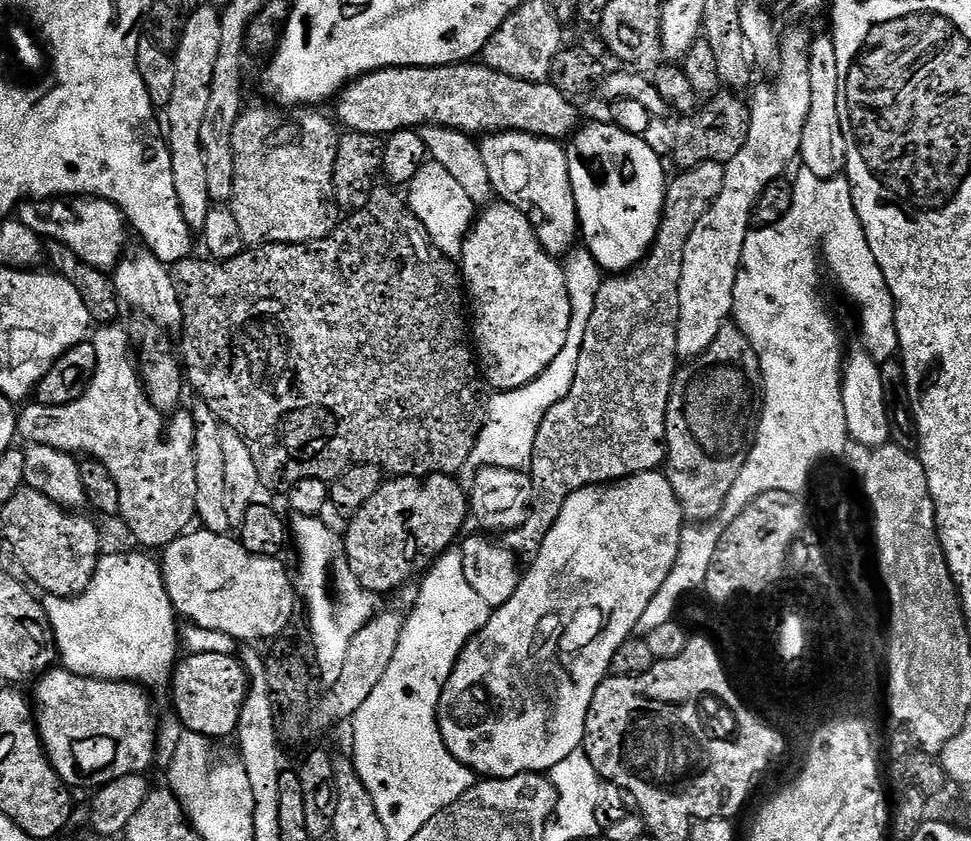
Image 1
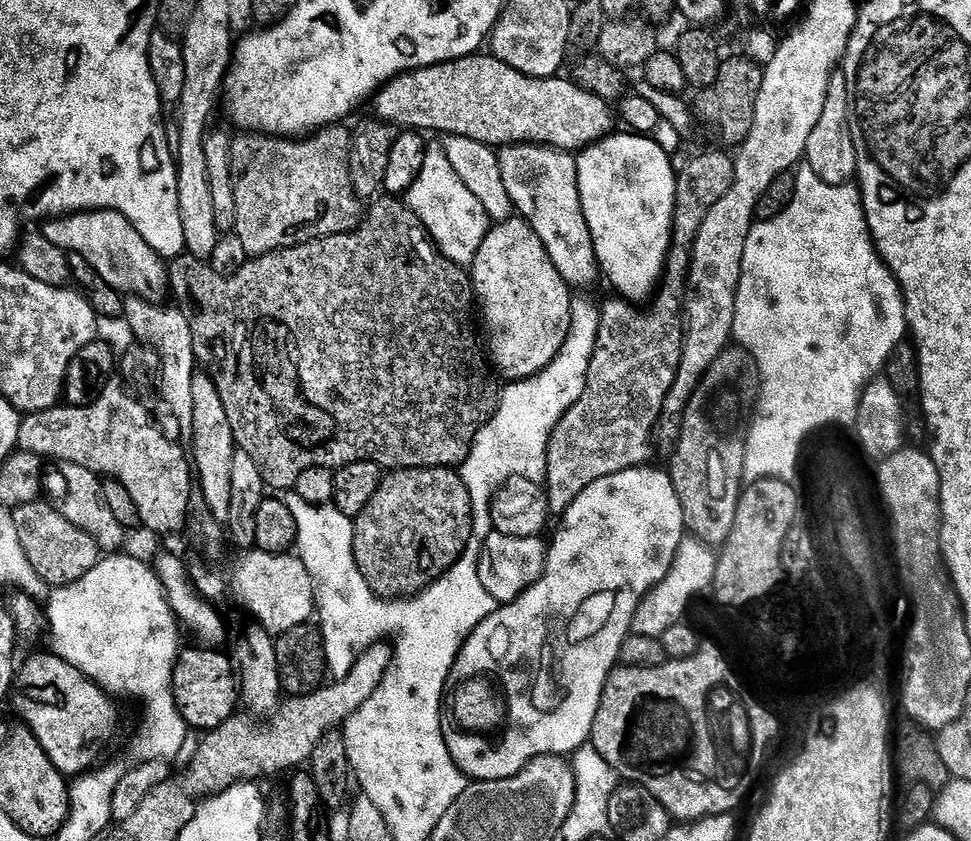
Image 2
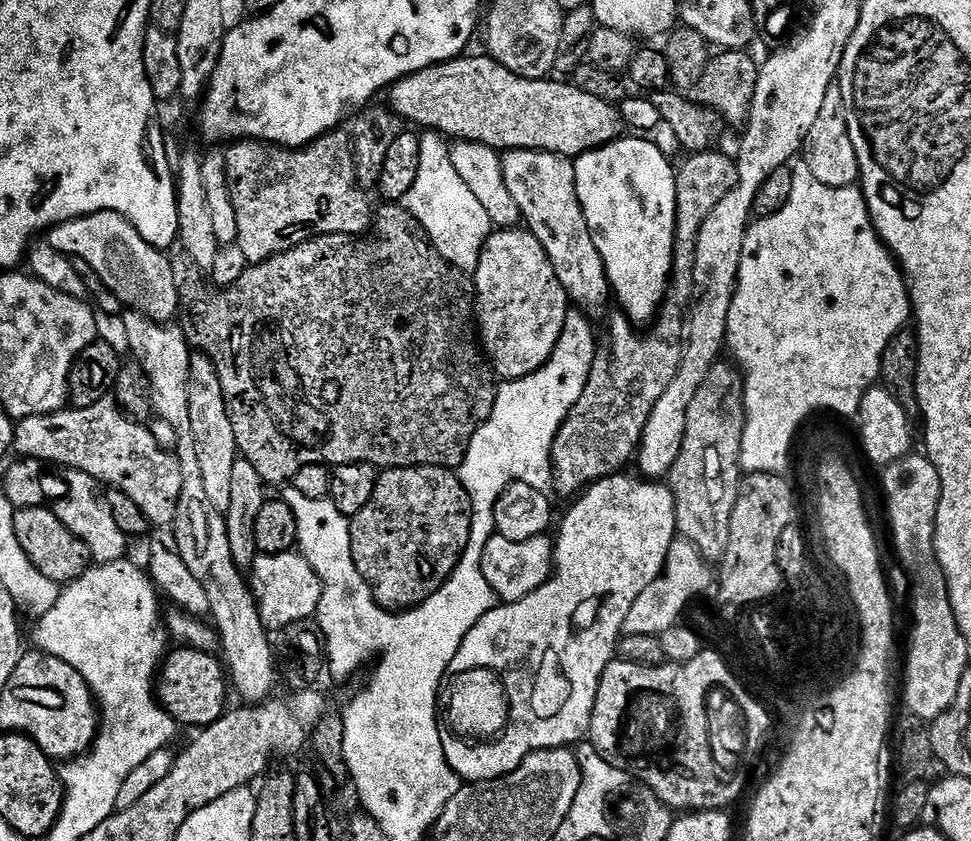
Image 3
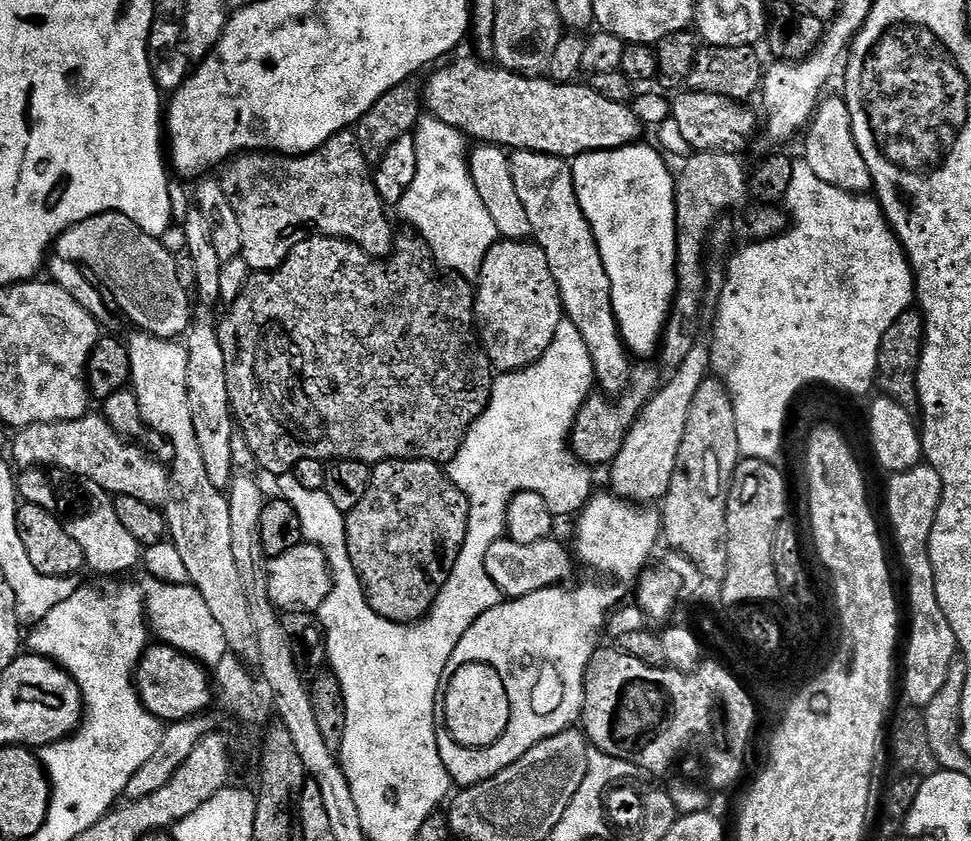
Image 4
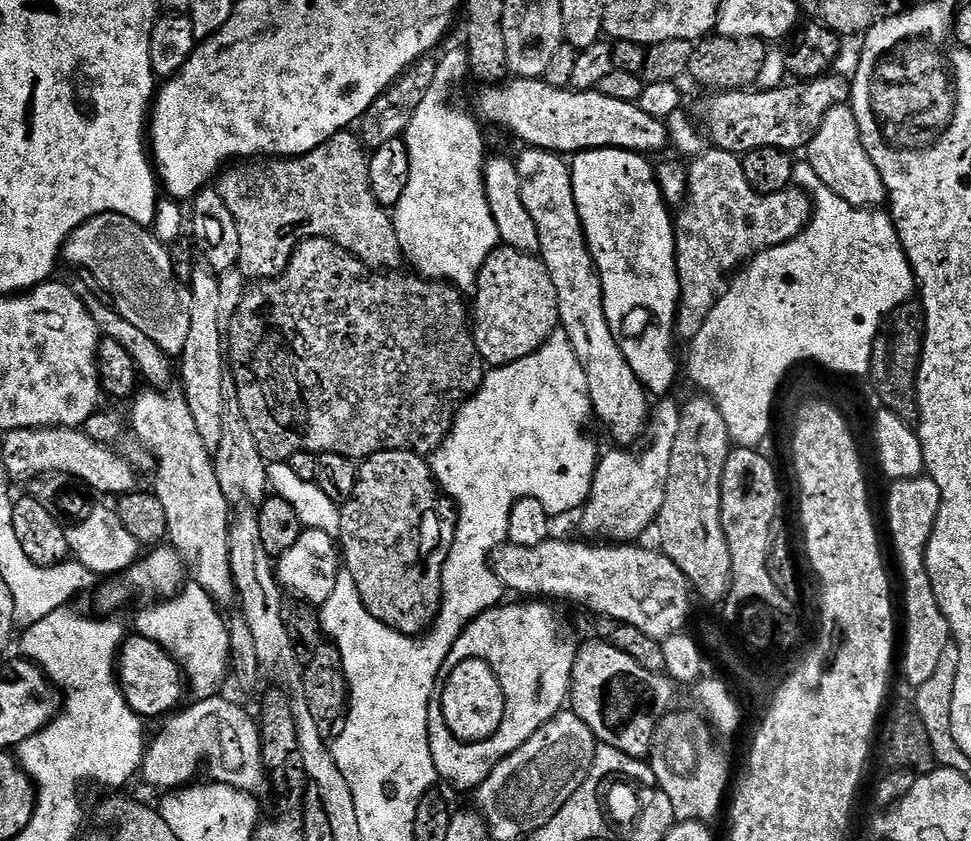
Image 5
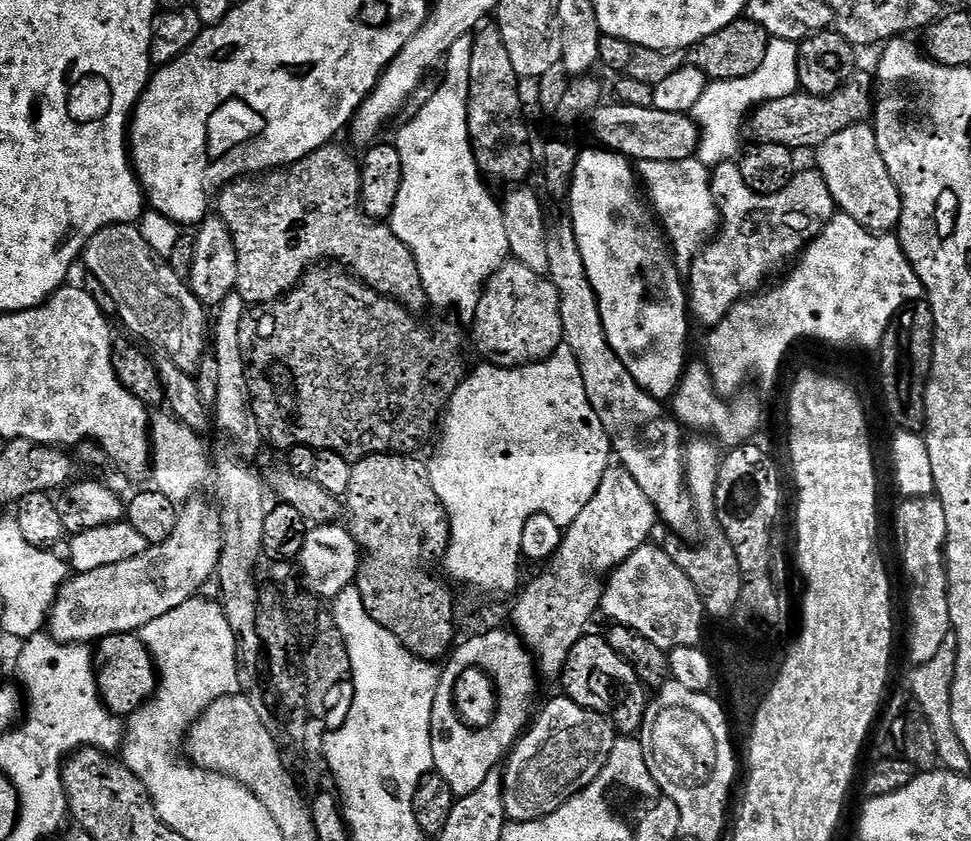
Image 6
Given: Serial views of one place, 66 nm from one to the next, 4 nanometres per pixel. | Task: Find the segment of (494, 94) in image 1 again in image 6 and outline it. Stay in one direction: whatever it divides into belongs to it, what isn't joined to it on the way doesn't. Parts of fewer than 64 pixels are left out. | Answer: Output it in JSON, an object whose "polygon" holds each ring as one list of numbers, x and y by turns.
{"polygon":[[619,102,601,103,591,113,592,132,603,147,628,157,629,161,653,160,674,162,691,160,700,141,700,130,691,115,683,112,667,112,657,108,630,106]]}

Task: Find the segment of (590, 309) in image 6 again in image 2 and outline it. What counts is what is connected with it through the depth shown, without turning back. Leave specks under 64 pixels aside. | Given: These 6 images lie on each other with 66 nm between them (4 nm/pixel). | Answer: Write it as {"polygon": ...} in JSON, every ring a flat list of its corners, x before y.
{"polygon":[[513,144,507,150,501,151,499,158,502,182,506,182,506,190,510,194,515,211,528,221,534,234,538,234,538,238,546,246,546,254,550,254,550,262,558,266,558,274,562,274,562,278,570,286,592,284,596,276,598,280,594,242,590,234,590,226,580,205,576,158,571,153,531,144]]}

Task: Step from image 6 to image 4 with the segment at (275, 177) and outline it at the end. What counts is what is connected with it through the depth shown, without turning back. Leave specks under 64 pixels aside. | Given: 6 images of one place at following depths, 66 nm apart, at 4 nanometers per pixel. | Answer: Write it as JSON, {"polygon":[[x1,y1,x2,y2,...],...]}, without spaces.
{"polygon":[[355,131,334,134,321,148,302,156,275,157,277,178,293,180,304,195,304,200,297,204,243,204,240,201,244,192,263,186,268,176,268,164,264,160,267,160,265,153,245,152,227,161,218,176,226,198,230,198,230,206,234,206,234,214,238,214,238,226,242,226,242,257,252,272,276,271,290,250,294,250,297,240,316,233,348,240,373,258,392,255,394,231,388,221,389,209,378,194,373,169,364,157]]}

